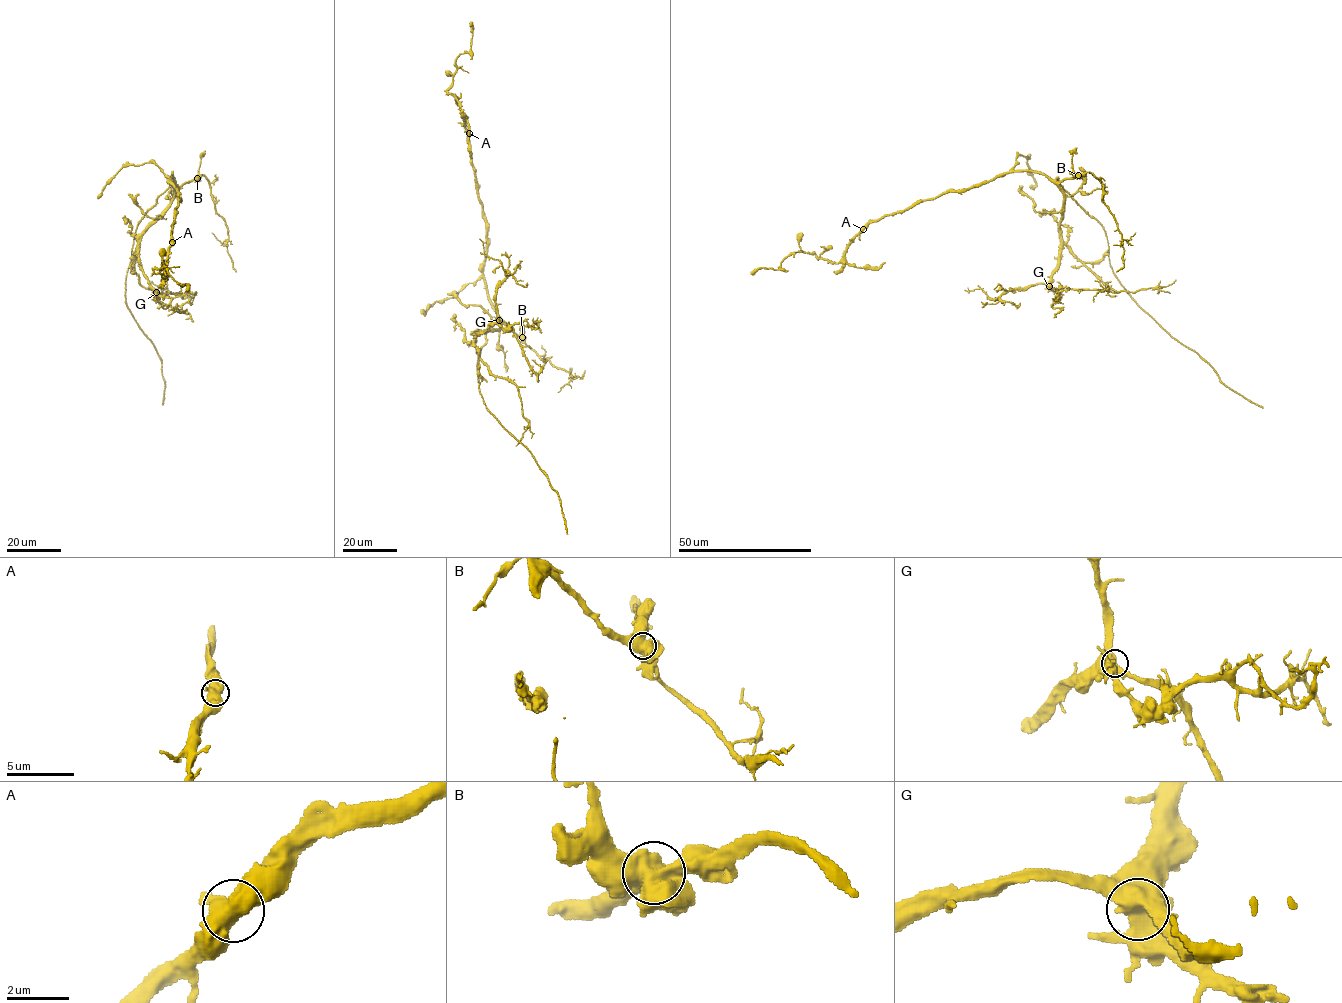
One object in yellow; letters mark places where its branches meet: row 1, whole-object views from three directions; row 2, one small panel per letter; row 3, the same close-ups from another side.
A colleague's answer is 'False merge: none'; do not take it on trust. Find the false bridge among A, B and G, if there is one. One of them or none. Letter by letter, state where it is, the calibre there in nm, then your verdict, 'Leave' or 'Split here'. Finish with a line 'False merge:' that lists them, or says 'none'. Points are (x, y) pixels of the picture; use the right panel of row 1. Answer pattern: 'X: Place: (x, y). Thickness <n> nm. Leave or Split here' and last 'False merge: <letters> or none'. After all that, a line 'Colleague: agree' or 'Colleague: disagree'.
A: Place: (863, 229). Thickness 600 nm. Leave
B: Place: (1078, 175). Thickness 700 nm. Leave
G: Place: (1049, 286). Thickness 600 nm. Leave
False merge: none
Colleague: agree

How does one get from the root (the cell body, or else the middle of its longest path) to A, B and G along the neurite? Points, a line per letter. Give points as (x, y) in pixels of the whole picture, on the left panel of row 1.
A: (173, 179), (180, 200), (172, 226), (172, 242)
B: (173, 179), (182, 186), (197, 178)
G: (173, 179), (176, 188), (171, 205), (146, 230), (140, 241), (141, 269), (156, 292)

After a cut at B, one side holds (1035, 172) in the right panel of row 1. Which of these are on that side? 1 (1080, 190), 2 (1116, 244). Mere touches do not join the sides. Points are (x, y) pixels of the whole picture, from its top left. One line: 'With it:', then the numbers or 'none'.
With it: 1

